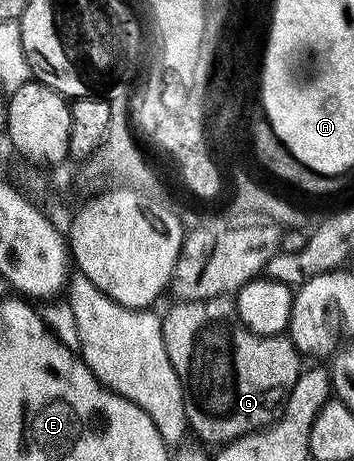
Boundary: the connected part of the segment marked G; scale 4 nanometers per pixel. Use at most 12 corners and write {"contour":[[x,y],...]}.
{"contour":[[228,297],[176,301],[166,353],[191,434],[275,423],[302,370]]}

